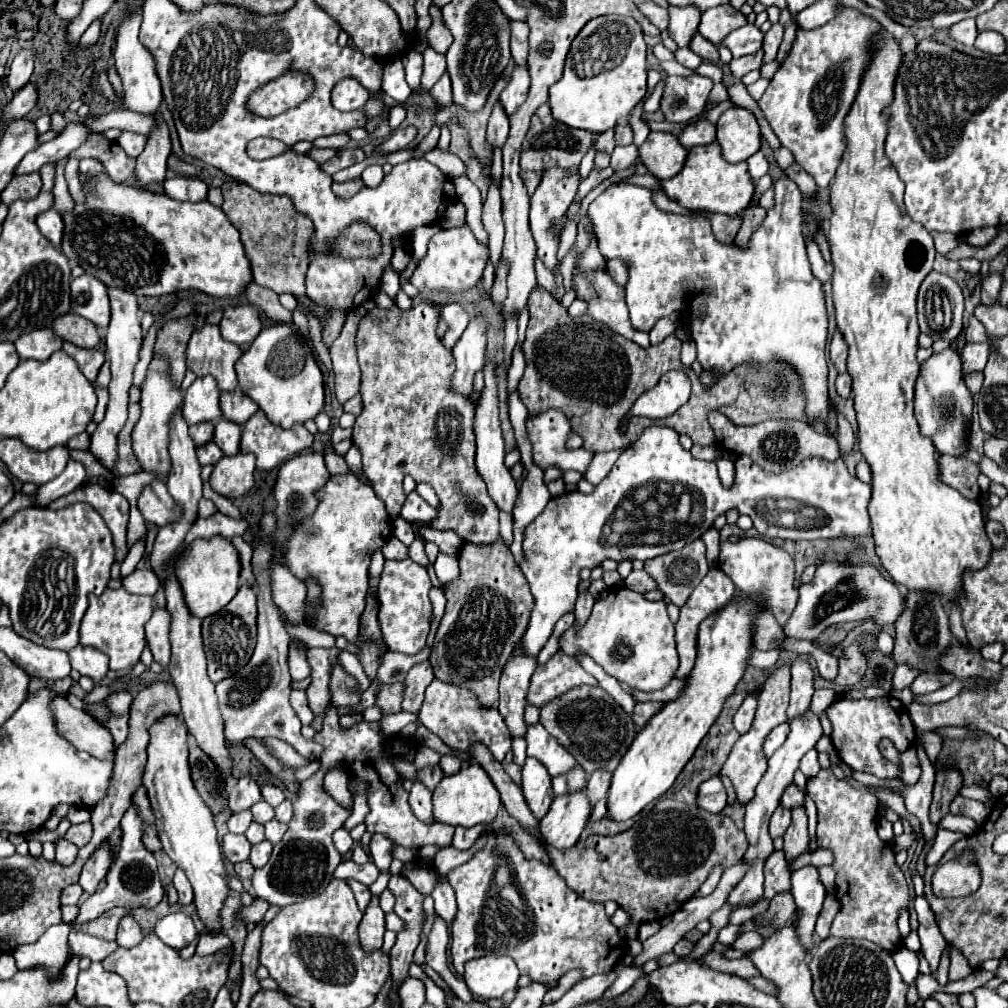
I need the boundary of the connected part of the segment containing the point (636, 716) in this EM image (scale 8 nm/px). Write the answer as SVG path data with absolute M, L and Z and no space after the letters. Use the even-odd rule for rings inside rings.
M647 701L647 703L635 703L635 711L633 711L633 721L639 729L643 729L647 725L647 721L663 707L663 703L657 701Z

